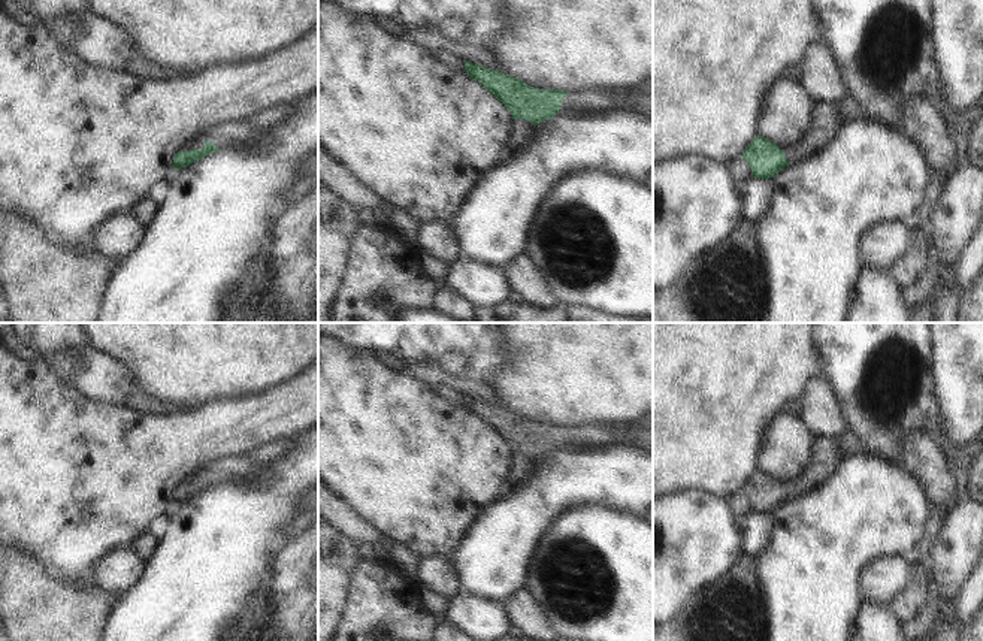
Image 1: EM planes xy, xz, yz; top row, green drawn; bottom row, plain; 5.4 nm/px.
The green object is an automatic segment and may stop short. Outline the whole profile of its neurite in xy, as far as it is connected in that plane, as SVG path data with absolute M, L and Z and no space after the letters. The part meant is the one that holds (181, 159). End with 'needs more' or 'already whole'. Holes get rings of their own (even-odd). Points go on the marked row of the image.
M246 121L227 123L215 127L205 137L194 139L175 154L173 169L182 169L191 163L223 149L254 148L263 139L263 131L252 128Z; needs more

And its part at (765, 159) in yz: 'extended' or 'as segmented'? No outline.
extended

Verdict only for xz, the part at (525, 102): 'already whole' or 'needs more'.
needs more

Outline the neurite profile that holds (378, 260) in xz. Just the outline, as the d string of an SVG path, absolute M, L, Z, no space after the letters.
M359 223L351 238L348 263L327 323L396 323L405 309L433 309L439 293L420 264L421 250L393 235L388 227L369 227Z

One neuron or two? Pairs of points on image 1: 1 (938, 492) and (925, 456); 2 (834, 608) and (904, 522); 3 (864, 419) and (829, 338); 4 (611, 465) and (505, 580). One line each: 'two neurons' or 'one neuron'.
1: one neuron
2: one neuron
3: one neuron
4: one neuron

